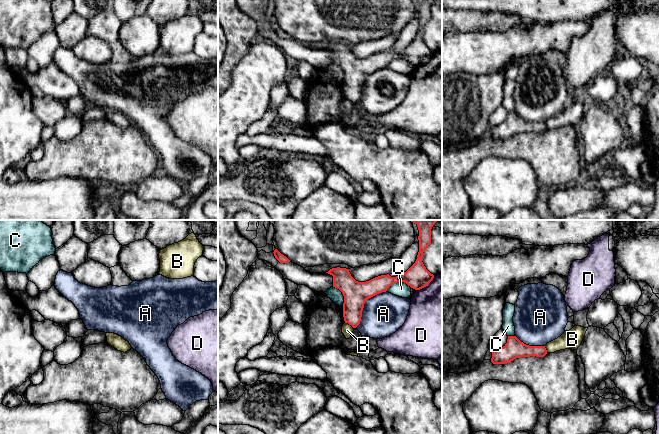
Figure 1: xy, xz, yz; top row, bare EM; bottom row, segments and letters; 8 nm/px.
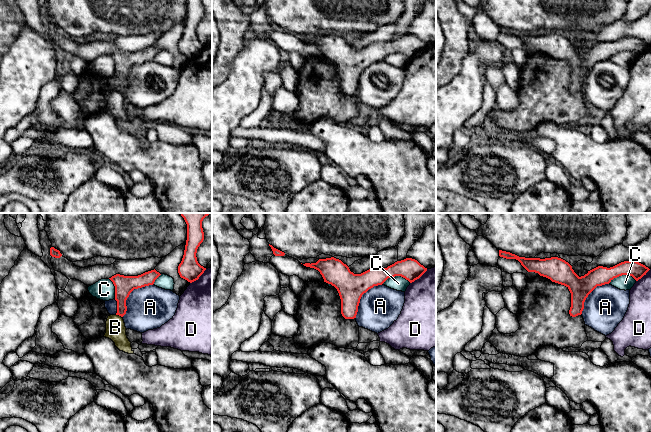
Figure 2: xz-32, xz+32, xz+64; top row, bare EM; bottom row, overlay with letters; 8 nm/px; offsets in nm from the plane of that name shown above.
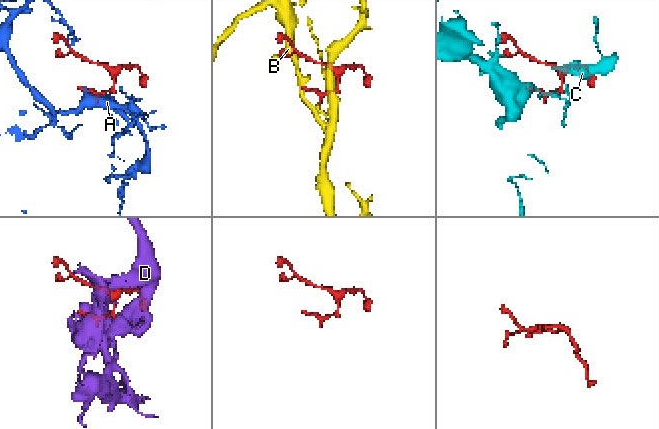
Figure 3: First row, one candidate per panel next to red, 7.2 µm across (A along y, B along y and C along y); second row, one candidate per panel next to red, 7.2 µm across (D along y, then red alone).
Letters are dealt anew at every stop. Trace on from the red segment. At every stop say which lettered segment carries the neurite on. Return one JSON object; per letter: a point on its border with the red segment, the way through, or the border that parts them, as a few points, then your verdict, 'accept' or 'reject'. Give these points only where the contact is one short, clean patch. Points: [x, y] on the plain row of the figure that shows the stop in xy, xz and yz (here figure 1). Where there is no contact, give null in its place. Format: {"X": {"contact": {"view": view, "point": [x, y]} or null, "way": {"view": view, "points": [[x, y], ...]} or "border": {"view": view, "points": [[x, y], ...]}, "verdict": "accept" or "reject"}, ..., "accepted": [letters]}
{"A": {"contact": {"view": "xz", "point": [364, 79]}, "border": {"view": "xz", "points": [[385, 67], [379, 68], [365, 77], [361, 96], [355, 103]]}, "verdict": "reject"}, "B": {"contact": {"view": "xz", "point": [349, 100]}, "border": {"view": "xz", "points": [[345, 98], [353, 104]]}, "verdict": "reject"}, "C": {"contact": {"view": "xz", "point": [398, 57]}, "verdict": "reject"}, "D": {"contact": {"view": "xz", "point": [425, 62]}, "verdict": "reject"}, "accepted": []}

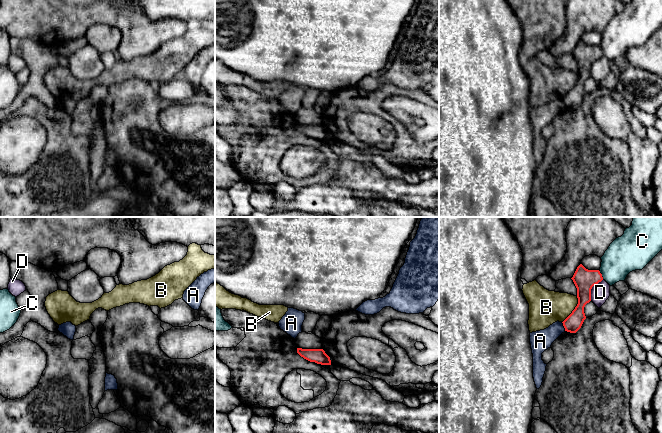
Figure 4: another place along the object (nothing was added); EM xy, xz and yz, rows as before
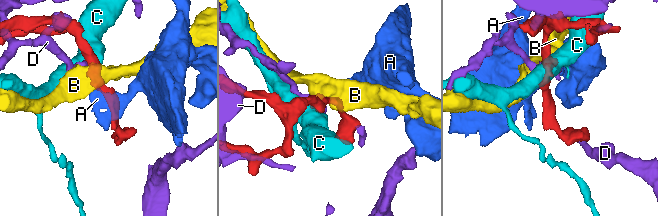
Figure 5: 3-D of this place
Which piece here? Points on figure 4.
{"A": {"contact": {"view": "yz", "point": [563, 101]}, "border": {"view": "yz", "points": [[561, 98], [565, 106]]}, "verdict": "reject"}, "B": {"contact": {"view": "yz", "point": [574, 85]}, "border": {"view": "yz", "points": [[577, 72], [577, 81], [562, 98]]}, "verdict": "reject"}, "C": {"contact": {"view": "yz", "point": [601, 51]}, "border": {"view": "yz", "points": [[598, 46], [603, 55]]}, "verdict": "reject"}, "D": {"contact": {"view": "yz", "point": [591, 64]}, "verdict": "reject"}, "accepted": []}

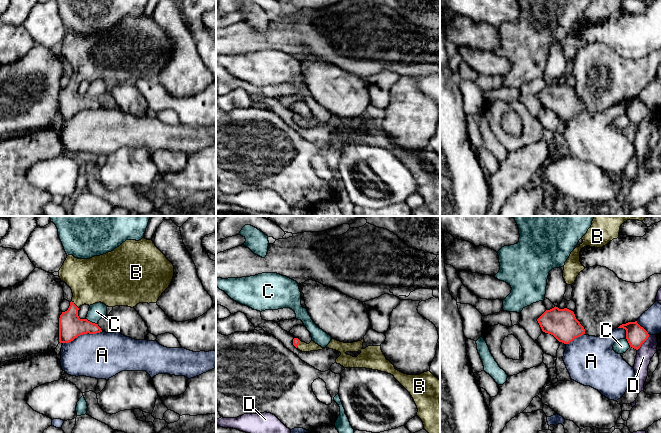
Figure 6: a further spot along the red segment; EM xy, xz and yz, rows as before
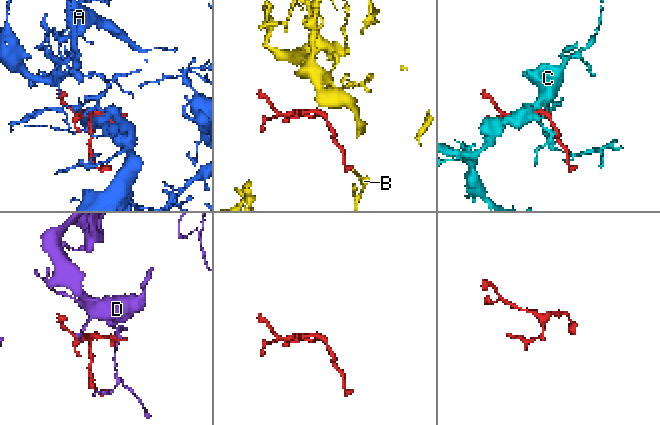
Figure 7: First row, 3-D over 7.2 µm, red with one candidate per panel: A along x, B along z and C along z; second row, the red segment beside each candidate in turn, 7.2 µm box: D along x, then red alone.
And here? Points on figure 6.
{"A": {"contact": {"view": "xy", "point": [82, 110]}, "verdict": "reject"}, "B": {"contact": {"view": "xy", "point": [75, 81]}, "way": {"view": "xy", "points": [[71, 102], [71, 90], [75, 81], [93, 56]]}, "verdict": "accept"}, "C": {"contact": {"view": "xy", "point": [91, 98]}, "verdict": "reject"}, "D": {"contact": {"view": "yz", "point": [643, 118]}, "verdict": "reject"}, "accepted": ["B"]}

